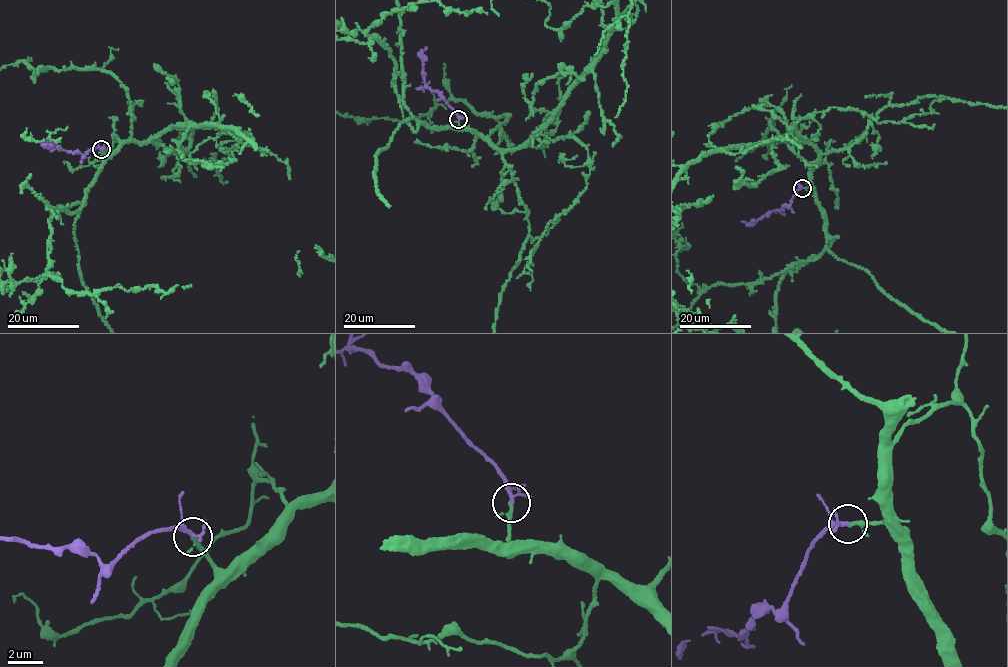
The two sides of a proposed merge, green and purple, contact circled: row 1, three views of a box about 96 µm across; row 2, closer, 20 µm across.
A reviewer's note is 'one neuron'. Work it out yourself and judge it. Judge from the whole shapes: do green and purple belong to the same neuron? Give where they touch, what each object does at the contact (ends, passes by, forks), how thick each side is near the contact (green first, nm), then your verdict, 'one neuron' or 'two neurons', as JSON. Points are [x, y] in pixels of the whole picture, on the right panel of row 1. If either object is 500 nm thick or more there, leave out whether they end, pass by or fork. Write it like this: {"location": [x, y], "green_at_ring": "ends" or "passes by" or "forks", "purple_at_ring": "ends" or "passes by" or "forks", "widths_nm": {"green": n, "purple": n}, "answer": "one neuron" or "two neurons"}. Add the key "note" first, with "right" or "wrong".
{"note": "right", "location": [802, 188], "green_at_ring": "passes by", "purple_at_ring": "forks", "widths_nm": {"green": 160, "purple": 150}, "answer": "one neuron"}

